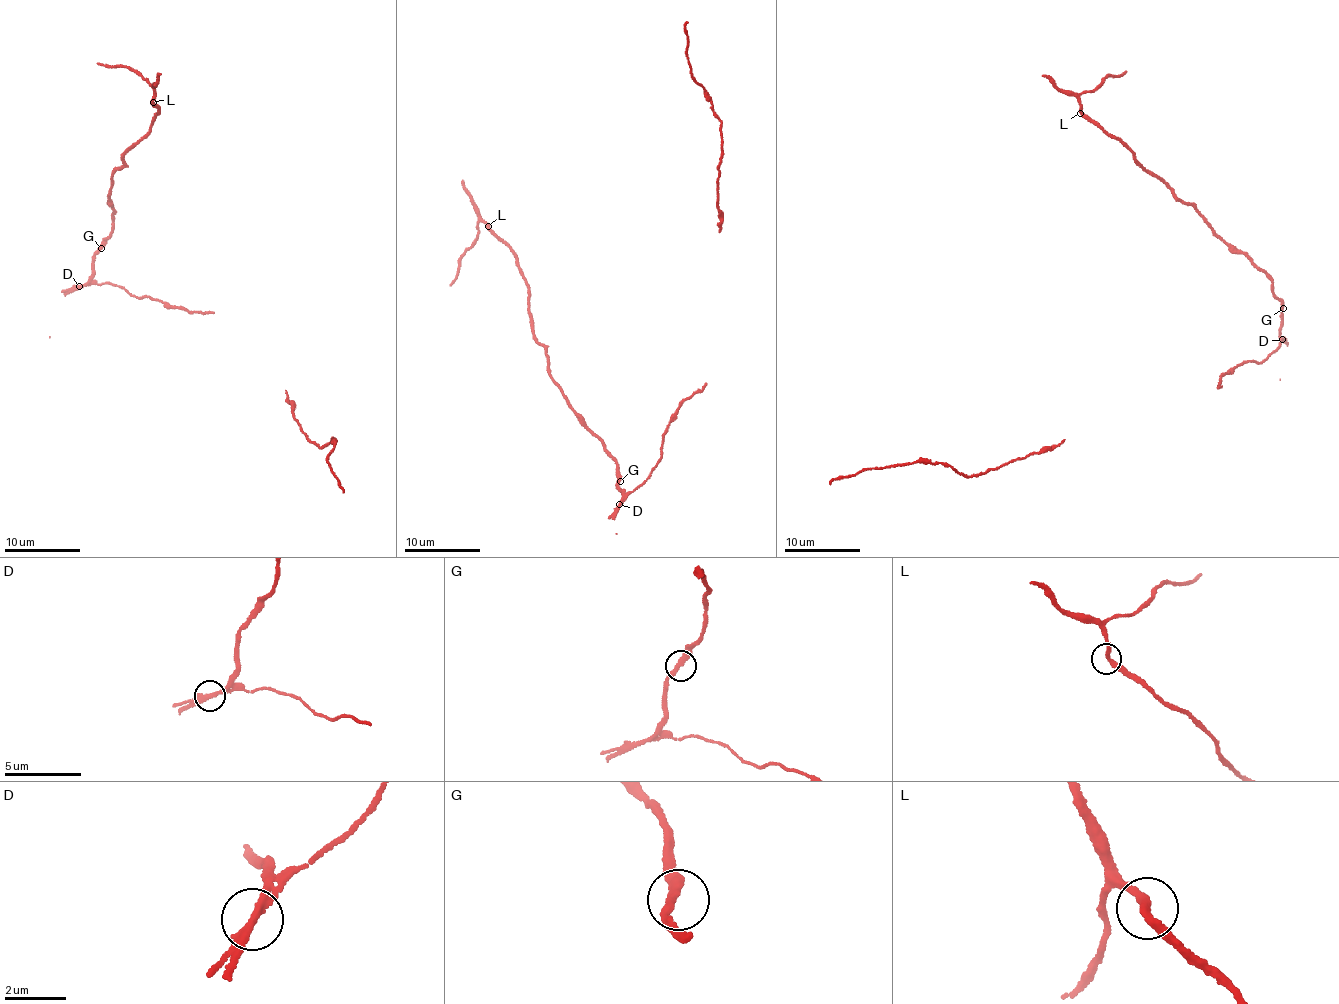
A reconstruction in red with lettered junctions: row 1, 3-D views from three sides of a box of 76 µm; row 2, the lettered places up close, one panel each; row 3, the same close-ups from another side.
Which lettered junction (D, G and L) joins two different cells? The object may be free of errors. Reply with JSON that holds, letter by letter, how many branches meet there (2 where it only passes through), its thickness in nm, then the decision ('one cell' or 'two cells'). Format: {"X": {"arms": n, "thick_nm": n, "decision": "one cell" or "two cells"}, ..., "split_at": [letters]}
{"D": {"arms": 2, "thick_nm": 280, "decision": "two cells"}, "G": {"arms": 2, "thick_nm": 280, "decision": "one cell"}, "L": {"arms": 2, "thick_nm": 280, "decision": "one cell"}, "split_at": ["D"]}

